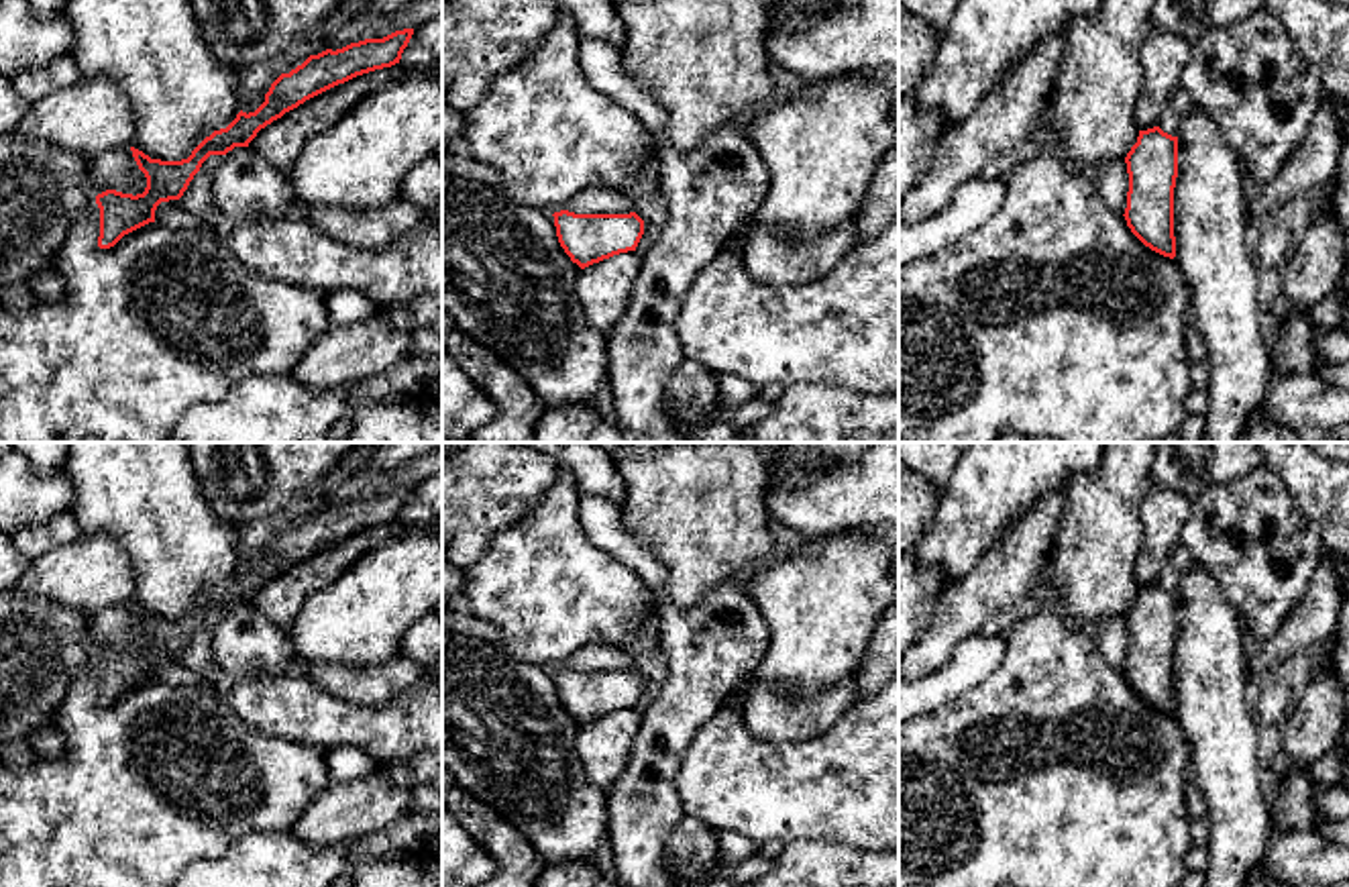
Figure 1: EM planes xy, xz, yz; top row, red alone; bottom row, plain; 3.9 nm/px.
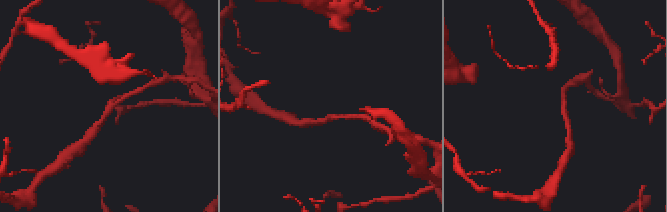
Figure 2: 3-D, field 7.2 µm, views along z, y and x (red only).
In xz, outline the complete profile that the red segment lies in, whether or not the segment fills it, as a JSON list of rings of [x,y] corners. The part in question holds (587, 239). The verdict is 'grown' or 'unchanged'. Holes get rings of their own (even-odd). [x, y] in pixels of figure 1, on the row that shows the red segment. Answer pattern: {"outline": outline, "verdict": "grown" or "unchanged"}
{"outline": [[[554,212],[556,237],[564,253],[581,269],[619,253],[636,251],[644,220],[636,214]]], "verdict": "unchanged"}

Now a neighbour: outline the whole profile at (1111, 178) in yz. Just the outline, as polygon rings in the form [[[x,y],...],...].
[[[1125,159],[1107,161],[1094,167],[1090,173],[1107,206],[1117,214],[1125,214],[1129,192],[1129,173]]]

